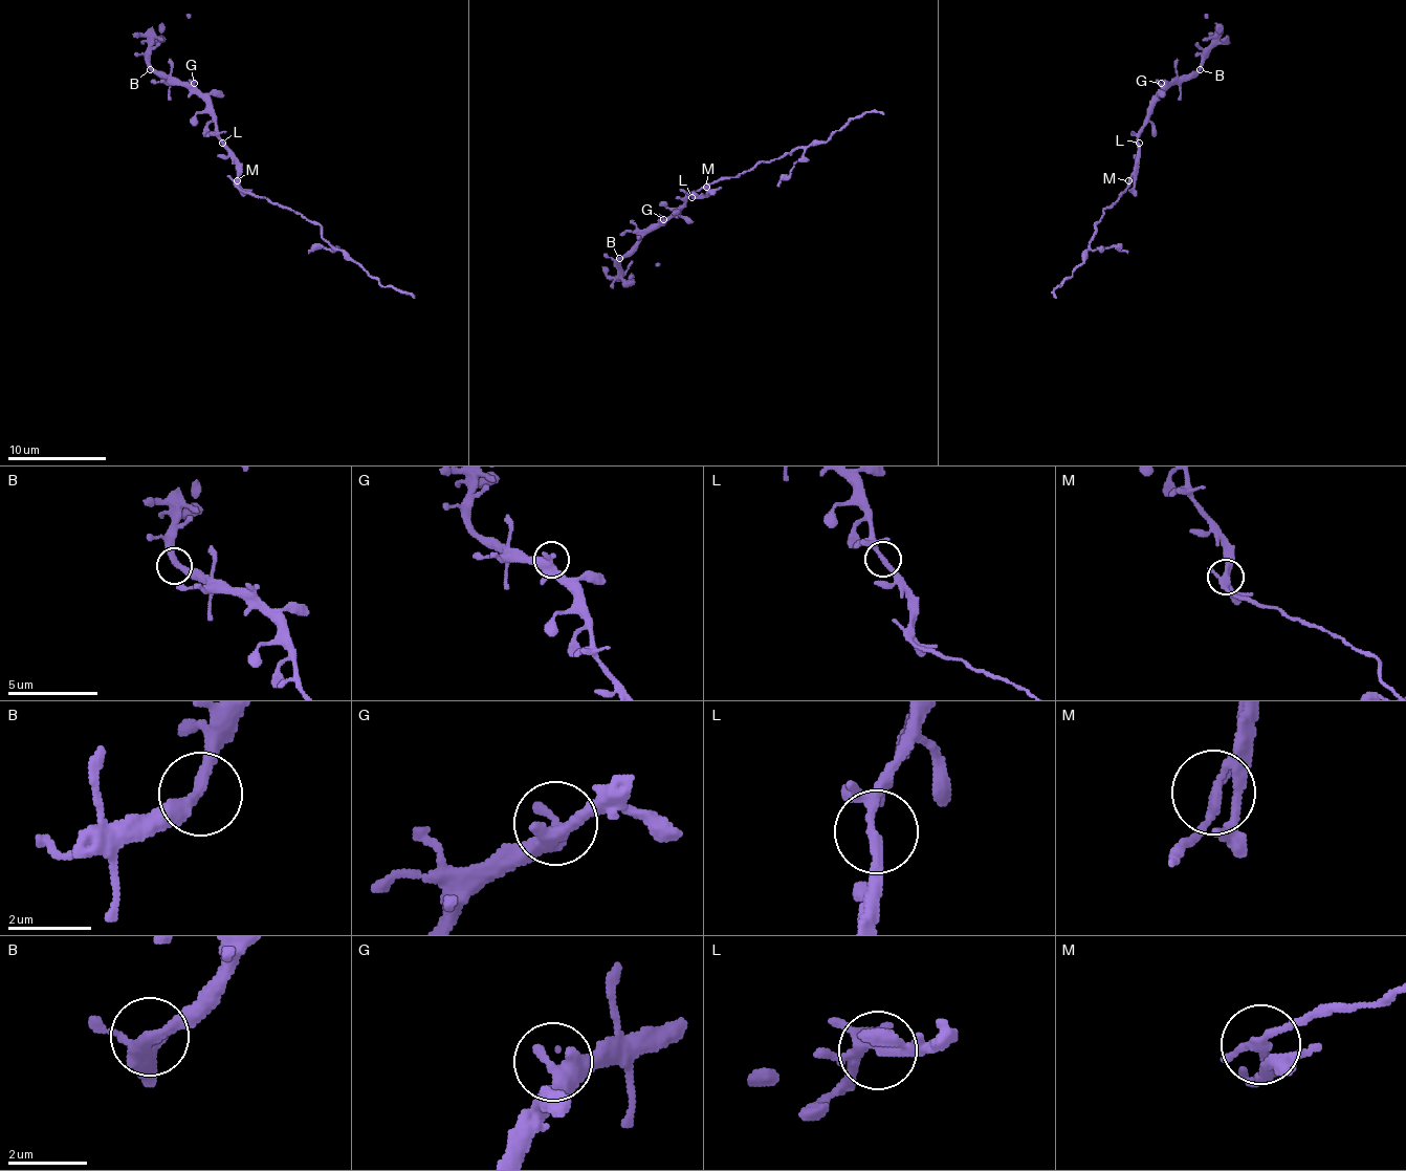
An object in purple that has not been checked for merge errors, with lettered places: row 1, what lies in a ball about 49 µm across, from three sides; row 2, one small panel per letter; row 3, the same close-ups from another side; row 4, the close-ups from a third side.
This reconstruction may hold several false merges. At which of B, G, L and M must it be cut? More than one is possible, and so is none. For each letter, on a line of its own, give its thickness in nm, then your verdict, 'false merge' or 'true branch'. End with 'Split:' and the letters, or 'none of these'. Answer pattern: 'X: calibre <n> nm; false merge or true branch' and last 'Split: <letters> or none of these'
B: calibre 280 nm; true branch
G: calibre 360 nm; true branch
L: calibre 200 nm; true branch
M: calibre 220 nm; false merge
Split: M

